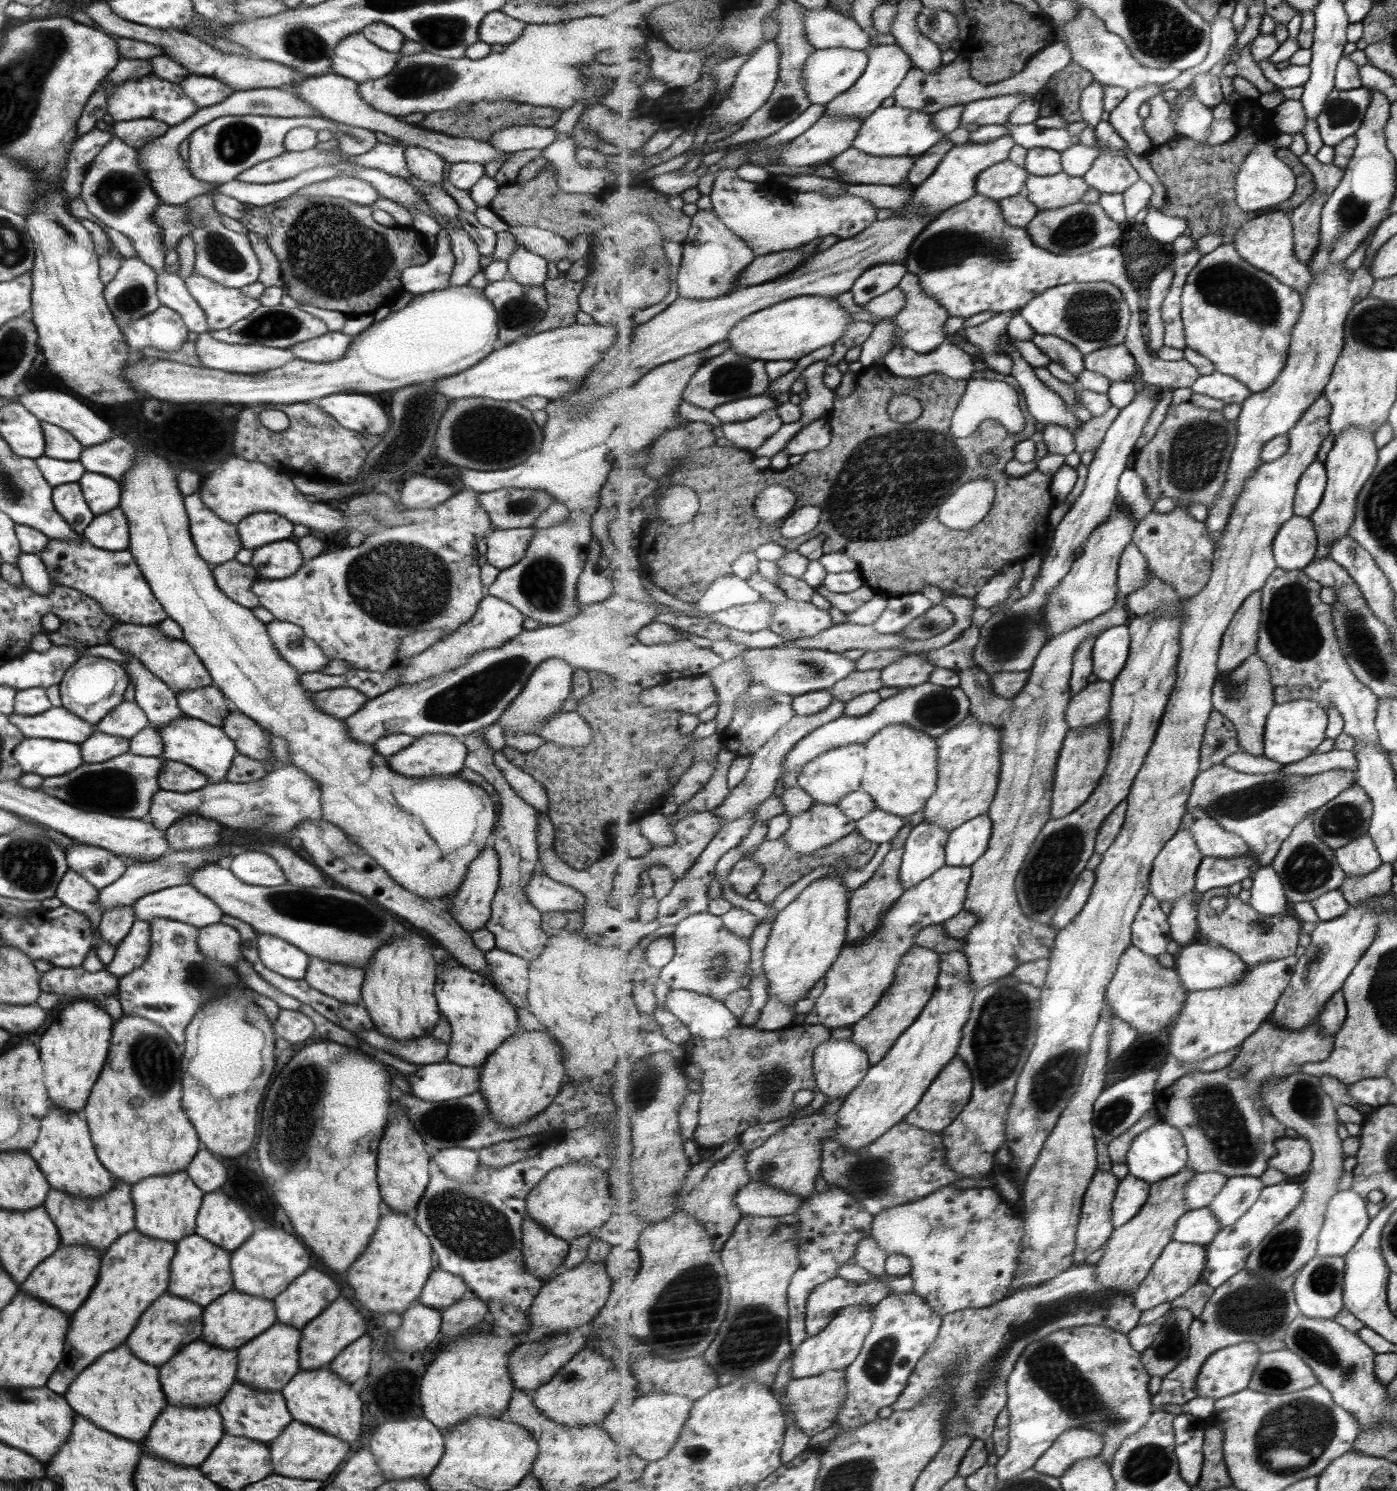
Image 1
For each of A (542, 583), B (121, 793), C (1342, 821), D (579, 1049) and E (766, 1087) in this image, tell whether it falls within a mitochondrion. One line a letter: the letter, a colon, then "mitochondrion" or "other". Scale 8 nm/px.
A: mitochondrion
B: mitochondrion
C: mitochondrion
D: other
E: mitochondrion

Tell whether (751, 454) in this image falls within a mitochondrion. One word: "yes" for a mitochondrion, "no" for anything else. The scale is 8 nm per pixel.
no

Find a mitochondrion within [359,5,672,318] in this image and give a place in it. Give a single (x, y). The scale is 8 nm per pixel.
(421, 78)

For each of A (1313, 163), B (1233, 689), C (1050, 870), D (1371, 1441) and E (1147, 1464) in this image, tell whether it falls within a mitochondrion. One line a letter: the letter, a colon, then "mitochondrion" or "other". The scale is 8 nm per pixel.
A: other
B: mitochondrion
C: mitochondrion
D: other
E: mitochondrion

